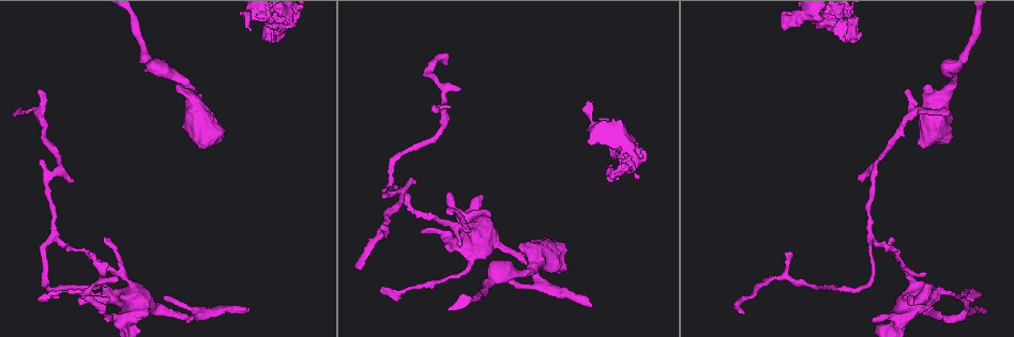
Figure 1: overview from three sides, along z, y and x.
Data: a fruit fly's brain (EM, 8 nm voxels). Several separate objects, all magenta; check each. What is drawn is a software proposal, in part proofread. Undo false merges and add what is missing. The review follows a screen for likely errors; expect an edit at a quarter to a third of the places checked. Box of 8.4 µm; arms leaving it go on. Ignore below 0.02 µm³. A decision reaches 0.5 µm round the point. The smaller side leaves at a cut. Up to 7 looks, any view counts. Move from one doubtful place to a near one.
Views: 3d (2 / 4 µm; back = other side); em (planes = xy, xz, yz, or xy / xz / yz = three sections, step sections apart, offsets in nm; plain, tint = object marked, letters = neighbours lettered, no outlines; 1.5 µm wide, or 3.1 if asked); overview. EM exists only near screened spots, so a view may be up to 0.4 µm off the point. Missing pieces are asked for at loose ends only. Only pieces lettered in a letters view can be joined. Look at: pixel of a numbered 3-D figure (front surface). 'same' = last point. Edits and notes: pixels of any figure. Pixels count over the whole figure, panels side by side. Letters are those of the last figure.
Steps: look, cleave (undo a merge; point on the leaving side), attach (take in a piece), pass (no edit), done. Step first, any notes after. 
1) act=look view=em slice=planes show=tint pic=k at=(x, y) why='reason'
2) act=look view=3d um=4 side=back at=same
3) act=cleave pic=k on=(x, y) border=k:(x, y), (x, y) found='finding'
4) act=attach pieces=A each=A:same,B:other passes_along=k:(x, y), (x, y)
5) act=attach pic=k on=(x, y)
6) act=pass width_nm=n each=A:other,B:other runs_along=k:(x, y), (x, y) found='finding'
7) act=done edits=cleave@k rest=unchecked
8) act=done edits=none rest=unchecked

act=look view=3d um=2 pic=1 at=(15, 112) why='branch stops here'

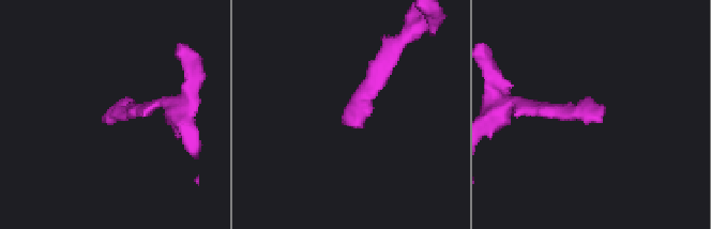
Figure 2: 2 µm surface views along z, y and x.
act=look view=em slice=planes show=letters pic=2 at=(106, 116) why='now the EM'

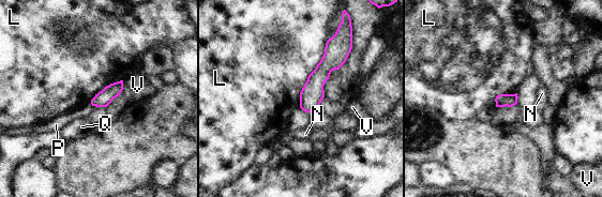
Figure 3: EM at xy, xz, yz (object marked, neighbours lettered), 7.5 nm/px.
act=pass longest_contact=L:550nm each=L:other,N:other,P:other,Q:other,V:other border=3:(326, 43), (299, 107) found='no lettered piece goes on from it'

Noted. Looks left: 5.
act=look view=3d um=2 pic=1 at=(909, 303) why='branch stops here'

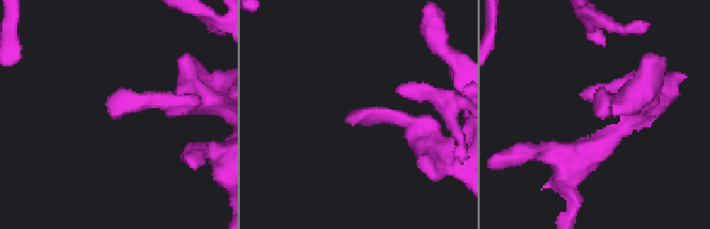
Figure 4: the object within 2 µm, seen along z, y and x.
act=look view=em slice=planes show=letters pic=4 at=(599, 109)

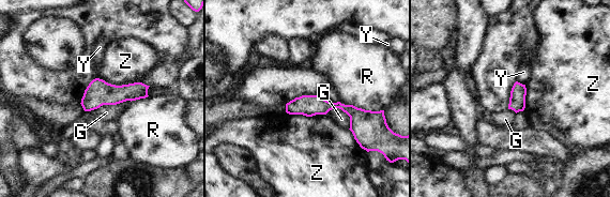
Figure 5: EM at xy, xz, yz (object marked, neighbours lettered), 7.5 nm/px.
act=pass each=G:other,R:other,Y:other,Z:other found='none of them fits'

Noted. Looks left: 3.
act=look view=em slice=planes show=plain pic=1 at=(860, 36) why='branch stops here'

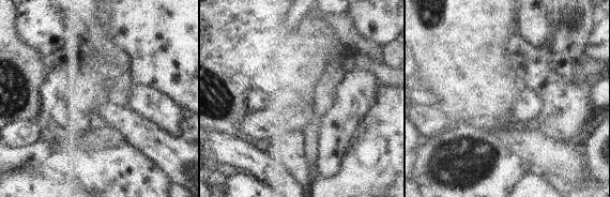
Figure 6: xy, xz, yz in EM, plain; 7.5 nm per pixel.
act=look view=em slice=planes show=letters at=same

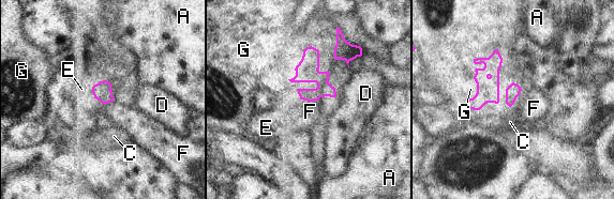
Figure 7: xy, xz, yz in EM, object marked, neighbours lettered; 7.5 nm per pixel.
act=pass each=A:other,C:other,D:other,E:other,F:other,G:other border=7:(94, 97), (102, 103), (114, 102) found='no lettered piece goes on from it'

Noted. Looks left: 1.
act=done edits=none rest=unchecked

